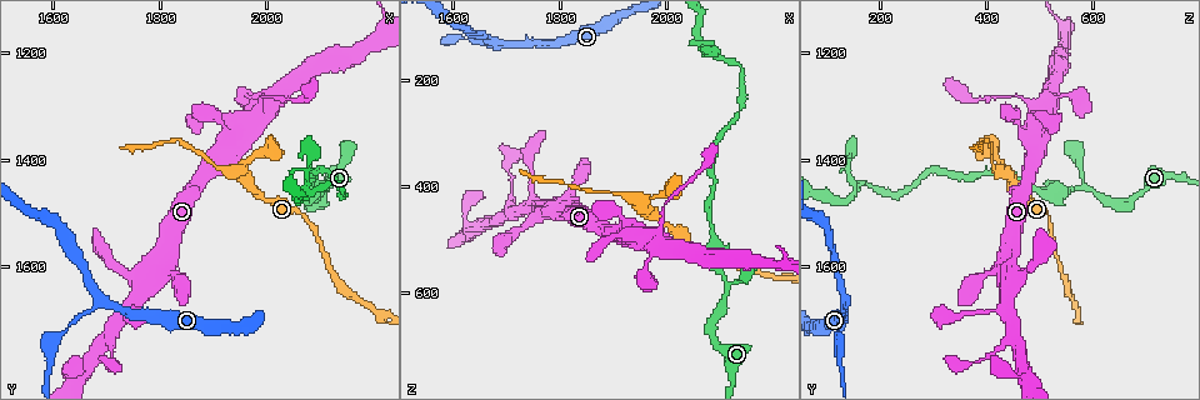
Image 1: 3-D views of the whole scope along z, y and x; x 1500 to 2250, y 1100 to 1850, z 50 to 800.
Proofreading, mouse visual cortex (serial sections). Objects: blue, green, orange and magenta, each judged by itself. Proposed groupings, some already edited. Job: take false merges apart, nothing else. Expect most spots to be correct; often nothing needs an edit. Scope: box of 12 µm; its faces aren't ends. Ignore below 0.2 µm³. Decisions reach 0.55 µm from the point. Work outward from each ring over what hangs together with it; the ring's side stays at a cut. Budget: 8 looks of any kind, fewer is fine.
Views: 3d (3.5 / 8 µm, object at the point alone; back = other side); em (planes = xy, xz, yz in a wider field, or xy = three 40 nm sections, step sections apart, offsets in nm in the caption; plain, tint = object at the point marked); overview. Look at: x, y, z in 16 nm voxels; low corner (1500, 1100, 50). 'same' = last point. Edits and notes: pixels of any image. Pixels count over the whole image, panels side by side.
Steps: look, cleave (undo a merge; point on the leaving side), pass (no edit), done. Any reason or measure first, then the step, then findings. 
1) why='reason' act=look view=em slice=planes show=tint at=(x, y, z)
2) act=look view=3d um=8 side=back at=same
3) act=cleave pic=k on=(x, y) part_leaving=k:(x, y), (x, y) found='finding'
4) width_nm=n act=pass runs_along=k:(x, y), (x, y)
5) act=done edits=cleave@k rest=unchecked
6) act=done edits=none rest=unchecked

why='two arms in line, one across' act=look view=3d um=3.5 at=(1705, 1670, 135)

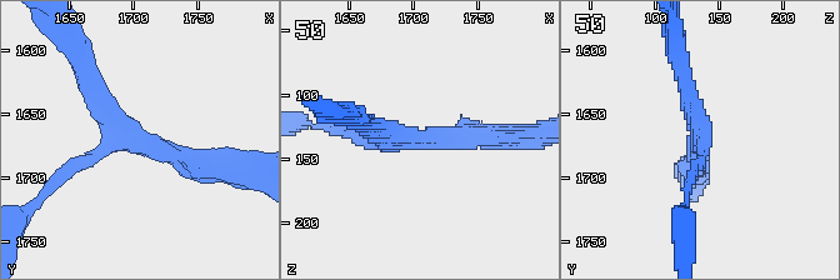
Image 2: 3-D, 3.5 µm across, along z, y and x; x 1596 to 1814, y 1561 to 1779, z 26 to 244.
arms=3 arm_widths_nm=150,200,250 why='now the EM' act=look view=em slice=xy step=1 show=tint at=(1704, 1668, 132)

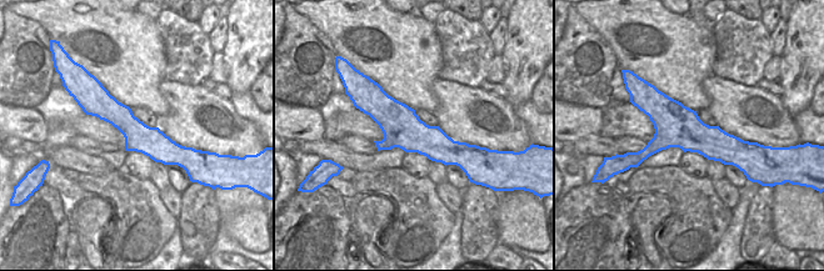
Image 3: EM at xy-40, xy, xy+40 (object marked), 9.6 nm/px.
act=pass runs_along=2:(213, 169), (144, 145), (86, 76) found='all the same cell'

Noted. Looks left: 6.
act=look view=3d um=3.5 at=(1955, 1425, 440)

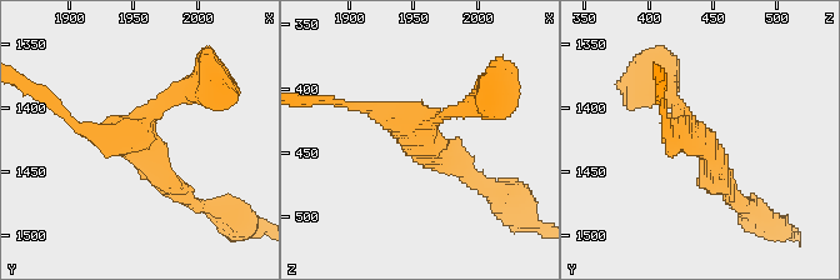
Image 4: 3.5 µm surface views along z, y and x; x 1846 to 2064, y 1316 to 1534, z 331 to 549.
act=pass runs_along=4:(730, 194), (666, 90) found='all the same cell'

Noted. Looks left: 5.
why='thick turns thin' act=look view=3d um=3.5 at=(2110, 1455, 575)

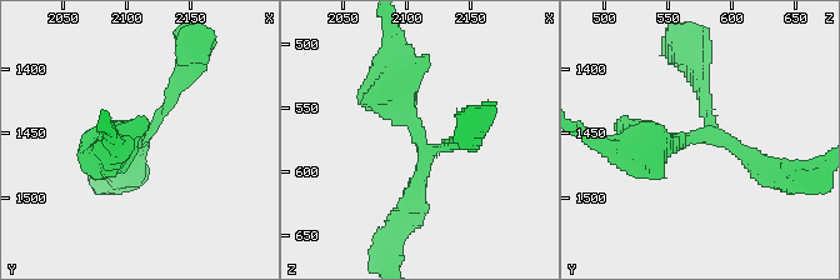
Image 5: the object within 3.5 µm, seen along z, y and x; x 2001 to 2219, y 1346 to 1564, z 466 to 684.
act=look view=em slice=xy step=5 show=tint at=(2108, 1452, 572)

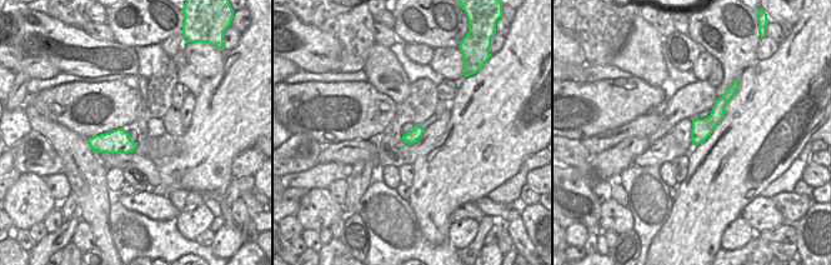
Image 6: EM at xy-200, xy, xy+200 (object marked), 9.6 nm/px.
act=pass found='one cell here'

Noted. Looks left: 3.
act=done edits=none rest=unchecked

